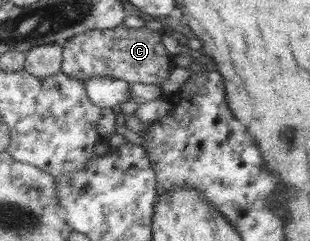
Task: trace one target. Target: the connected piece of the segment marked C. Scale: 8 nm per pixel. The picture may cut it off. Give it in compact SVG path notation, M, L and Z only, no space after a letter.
M124 25L113 29L96 29L74 36L64 42L61 71L76 79L107 77L124 80L130 84L160 85L172 73L174 62L159 31L146 27L128 29Z

